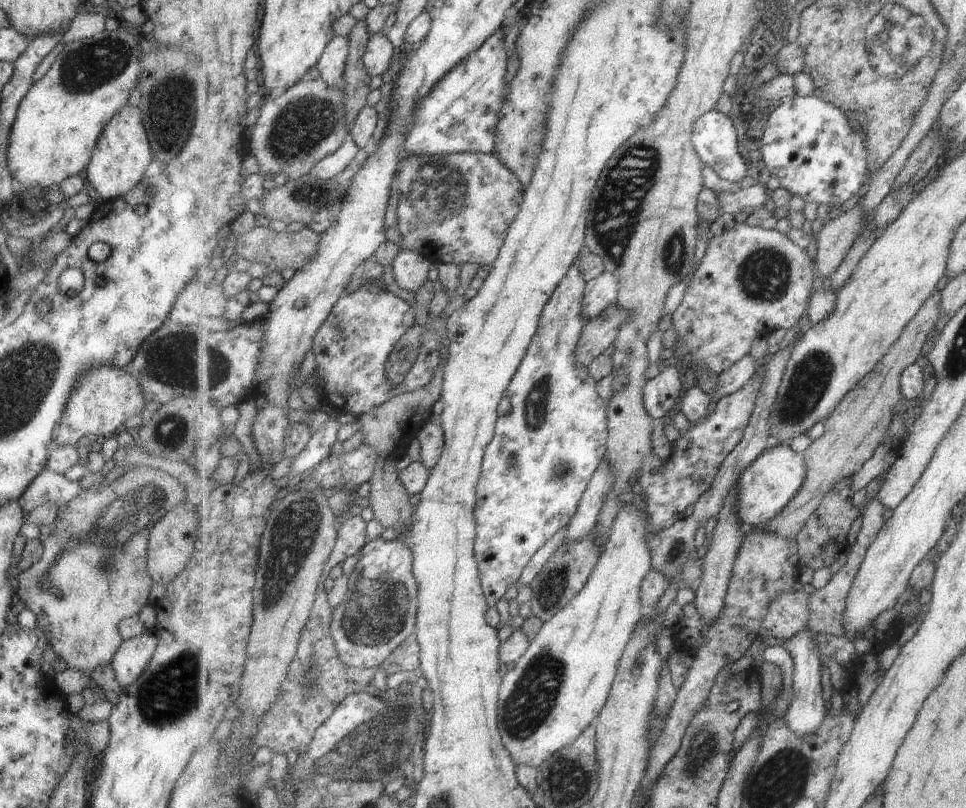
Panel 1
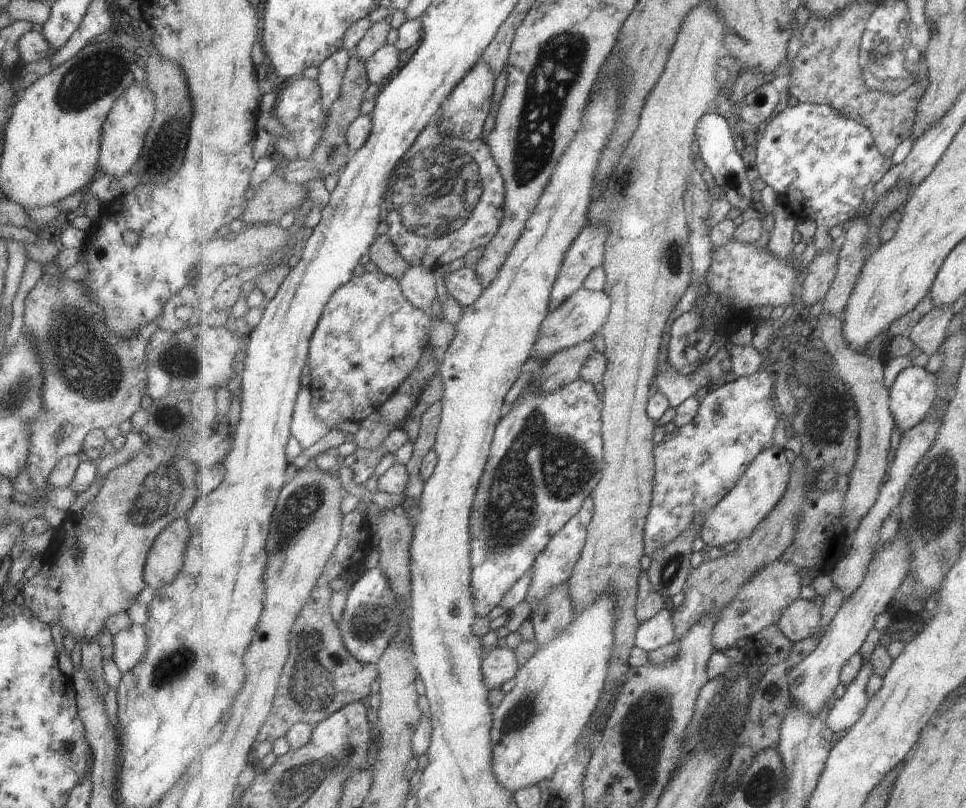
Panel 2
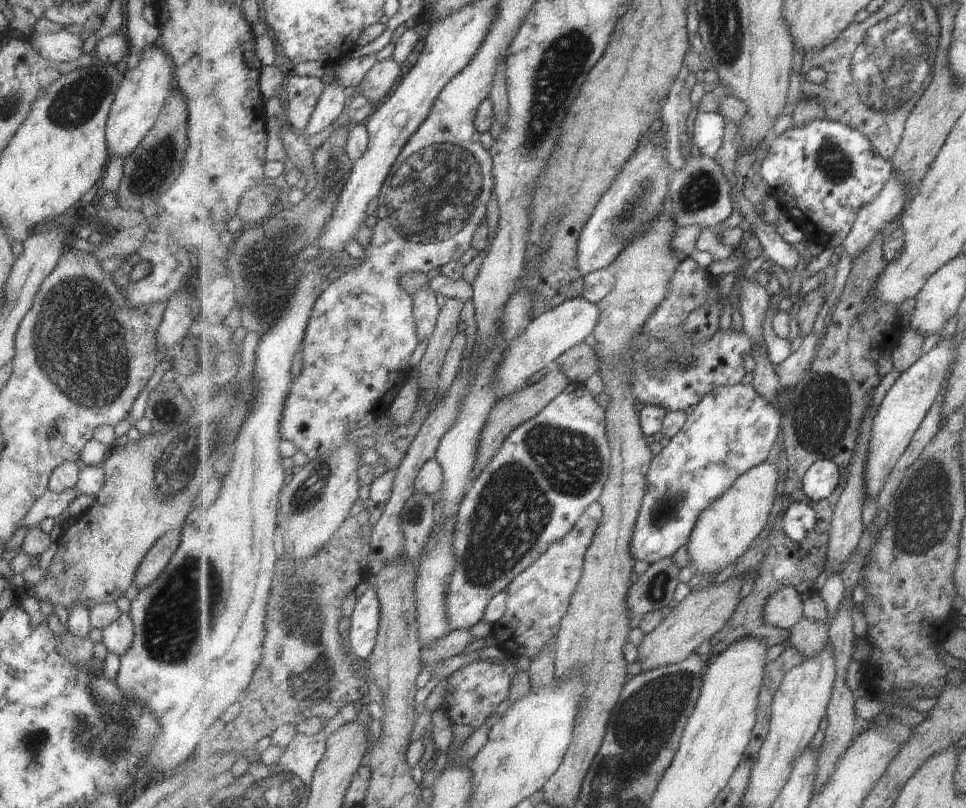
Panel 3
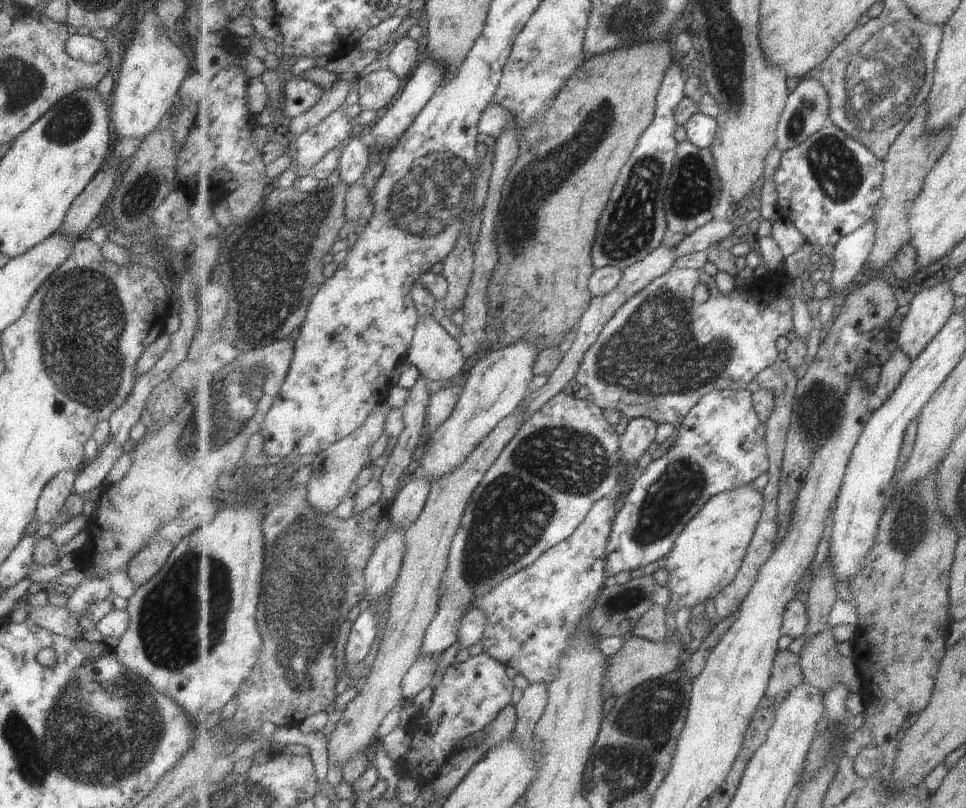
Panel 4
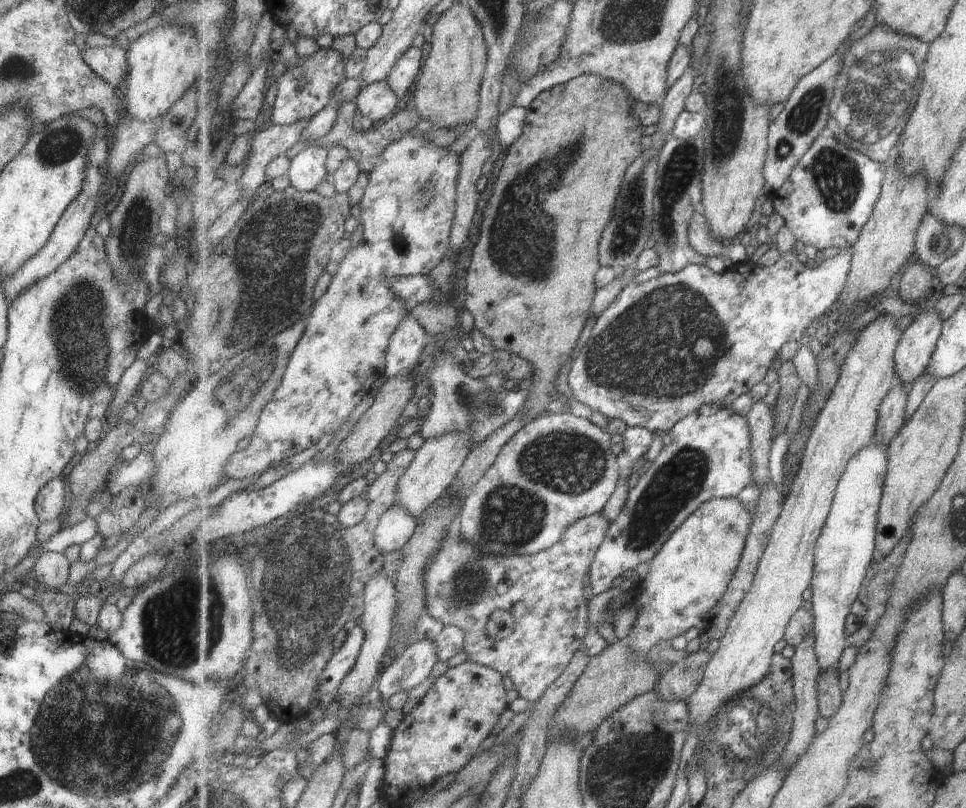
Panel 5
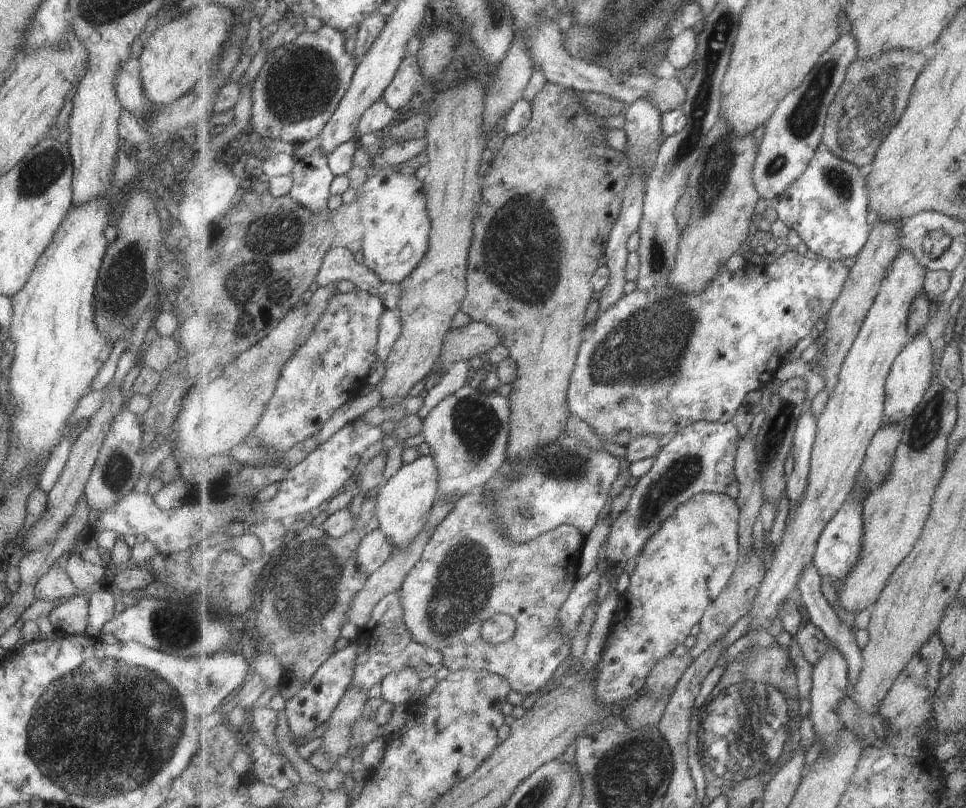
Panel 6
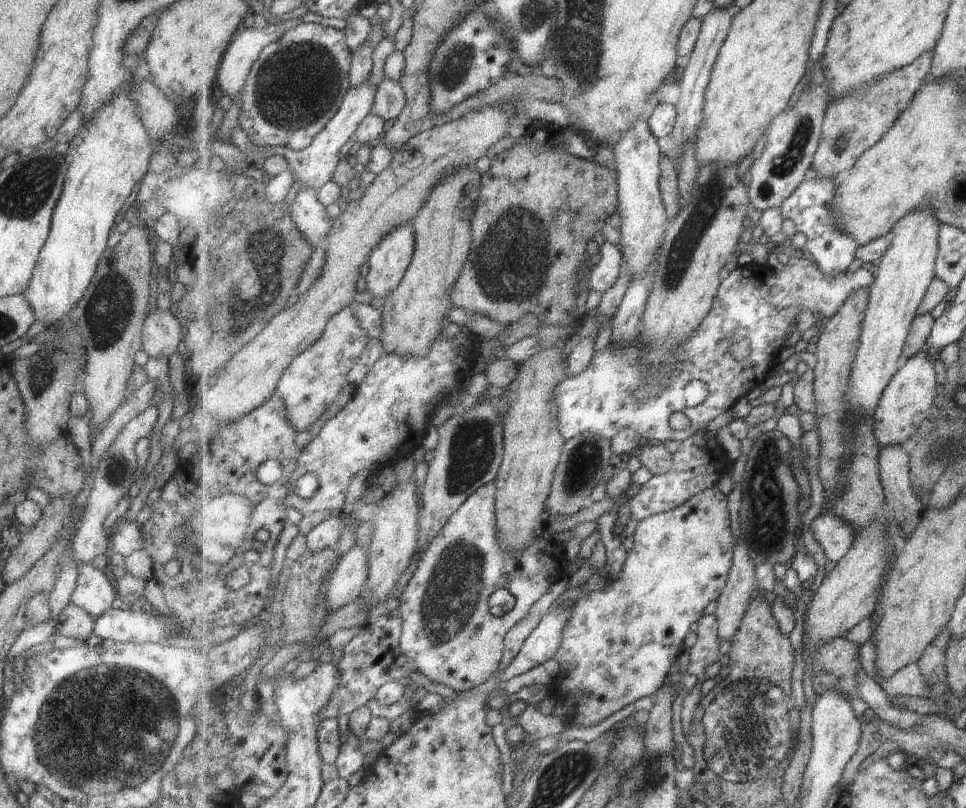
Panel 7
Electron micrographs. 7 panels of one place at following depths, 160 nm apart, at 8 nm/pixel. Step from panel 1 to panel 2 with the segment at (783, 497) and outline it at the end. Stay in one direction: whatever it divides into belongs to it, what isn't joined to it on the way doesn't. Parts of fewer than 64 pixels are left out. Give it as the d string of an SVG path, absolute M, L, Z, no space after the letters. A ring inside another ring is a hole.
M773 446L764 450L755 462L749 467L744 477L737 483L737 486L714 507L710 514L705 514L700 537L704 544L715 549L721 549L729 542L741 544L749 538L755 529L769 516L769 513L776 508L781 497L784 496L790 487L789 481L792 477L792 463L787 460L787 454L779 447Z

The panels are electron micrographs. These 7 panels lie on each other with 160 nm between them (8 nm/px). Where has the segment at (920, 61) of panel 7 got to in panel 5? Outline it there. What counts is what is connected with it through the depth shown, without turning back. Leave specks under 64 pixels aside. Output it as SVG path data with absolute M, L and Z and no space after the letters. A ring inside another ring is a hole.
M875 26L867 36L860 41L854 41L850 52L846 53L844 67L839 75L838 85L830 104L827 134L878 163L887 166L895 164L900 156L900 138L905 129L909 130L909 121L924 88L922 70L925 68L930 48L929 43L911 35L892 31L888 27Z

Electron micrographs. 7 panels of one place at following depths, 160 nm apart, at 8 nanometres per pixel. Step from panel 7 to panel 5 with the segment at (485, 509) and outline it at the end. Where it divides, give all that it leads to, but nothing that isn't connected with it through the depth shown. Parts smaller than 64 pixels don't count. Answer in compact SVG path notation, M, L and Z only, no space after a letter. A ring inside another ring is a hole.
M604 512L591 515L573 524L557 544L542 550L541 554L508 557L481 554L473 543L459 536L459 530L455 527L440 542L440 549L425 569L426 611L444 625L459 627L464 632L466 639L461 651L466 654L467 661L493 667L505 676L518 696L536 702L568 669L577 652L583 649L590 624L590 604L585 600L583 582L591 573L593 561L608 536L610 524ZM495 610L507 610L514 617L513 632L501 640L492 640L485 634L485 626Z

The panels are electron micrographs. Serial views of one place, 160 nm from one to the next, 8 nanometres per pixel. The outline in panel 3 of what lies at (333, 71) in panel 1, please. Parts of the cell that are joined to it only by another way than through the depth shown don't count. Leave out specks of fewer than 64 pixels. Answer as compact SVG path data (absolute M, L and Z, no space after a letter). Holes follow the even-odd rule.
M325 80L326 89L312 114L311 121L307 128L301 130L301 134L309 139L319 132L323 132L327 126L338 123L348 112L347 98L348 92L340 85L329 85Z

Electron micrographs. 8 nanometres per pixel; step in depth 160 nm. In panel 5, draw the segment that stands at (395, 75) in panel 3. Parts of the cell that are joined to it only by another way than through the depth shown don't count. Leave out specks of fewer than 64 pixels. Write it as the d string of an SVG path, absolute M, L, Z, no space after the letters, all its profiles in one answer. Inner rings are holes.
M381 81L361 89L356 102L361 115L367 116L372 122L381 122L393 116L399 100L388 81Z

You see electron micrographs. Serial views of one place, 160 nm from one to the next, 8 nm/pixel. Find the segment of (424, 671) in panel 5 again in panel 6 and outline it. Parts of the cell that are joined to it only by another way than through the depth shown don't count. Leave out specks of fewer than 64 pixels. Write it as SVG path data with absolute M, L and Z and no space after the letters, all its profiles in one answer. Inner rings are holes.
M412 668L392 672L380 682L383 701L394 704L411 703L422 678Z

